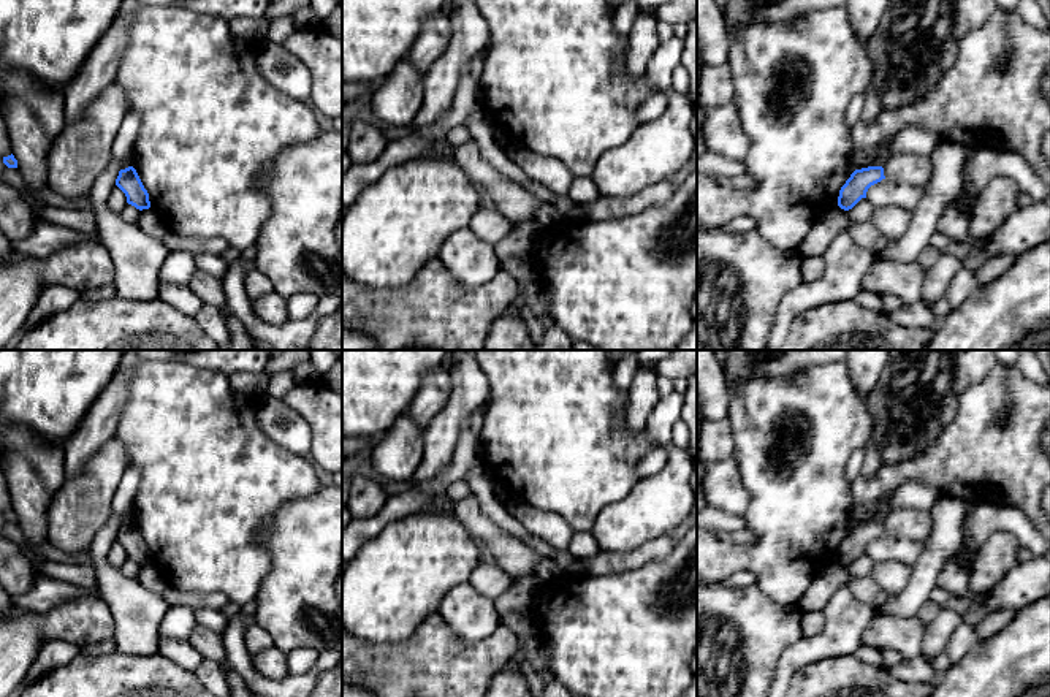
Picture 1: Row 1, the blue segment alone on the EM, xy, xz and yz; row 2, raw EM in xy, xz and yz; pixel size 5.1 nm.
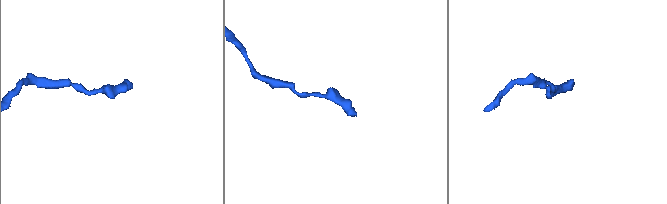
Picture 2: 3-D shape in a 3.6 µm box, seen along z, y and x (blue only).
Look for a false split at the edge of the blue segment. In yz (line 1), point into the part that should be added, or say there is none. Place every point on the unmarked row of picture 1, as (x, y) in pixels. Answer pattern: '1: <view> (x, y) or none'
1: none

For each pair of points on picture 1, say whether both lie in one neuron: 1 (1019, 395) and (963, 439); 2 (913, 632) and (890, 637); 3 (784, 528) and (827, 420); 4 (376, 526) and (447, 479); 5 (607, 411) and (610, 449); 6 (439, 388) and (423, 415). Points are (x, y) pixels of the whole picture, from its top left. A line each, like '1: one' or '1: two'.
1: one
2: one
3: one
4: one
5: one
6: one

